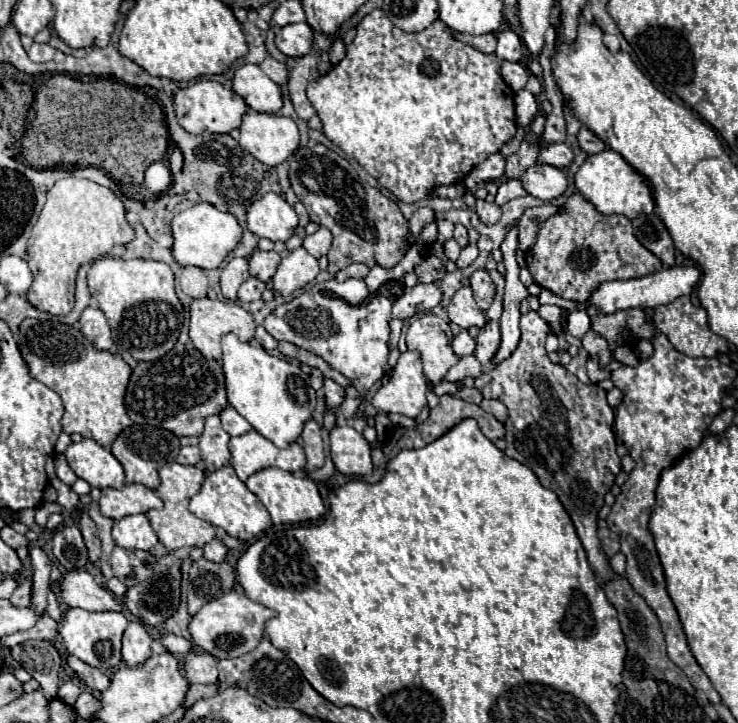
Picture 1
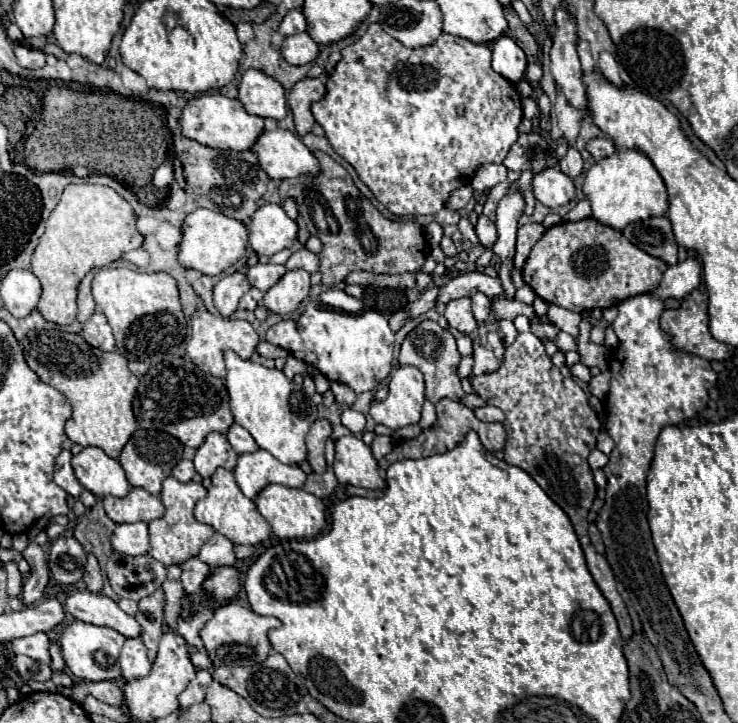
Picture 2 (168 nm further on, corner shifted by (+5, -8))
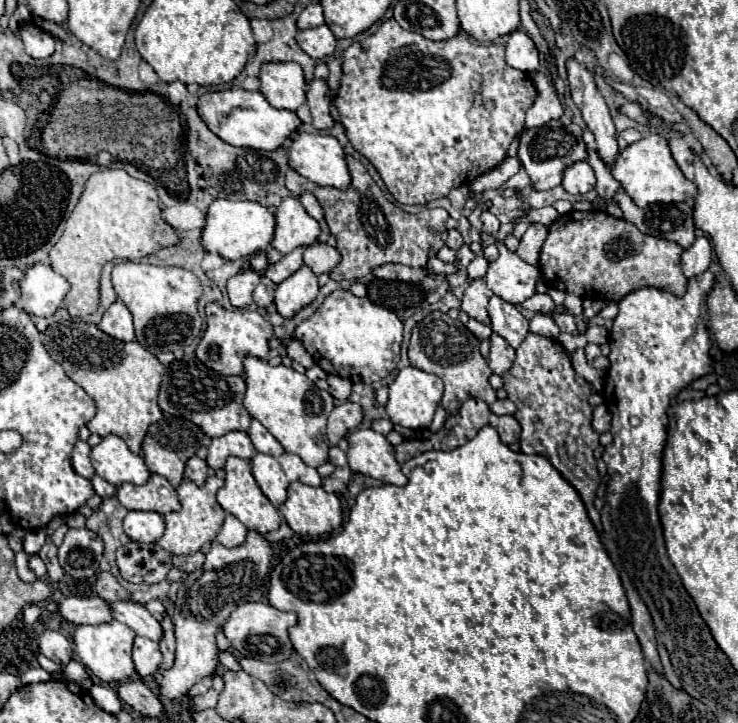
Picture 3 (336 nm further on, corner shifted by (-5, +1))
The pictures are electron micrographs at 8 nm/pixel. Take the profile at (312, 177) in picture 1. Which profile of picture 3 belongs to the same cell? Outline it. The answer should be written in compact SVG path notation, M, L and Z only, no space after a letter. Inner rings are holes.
M348 156L348 164L352 174L352 186L346 190L322 188L306 180L292 168L286 172L286 188L294 196L312 192L326 210L326 222L330 226L330 232L338 238L336 248L342 254L342 262L336 266L330 278L336 282L354 282L388 262L406 264L410 268L426 268L428 258L436 256L436 252L446 244L446 220L450 218L448 212L444 208L424 208L422 212L418 212L418 216L408 214L402 208L394 206L390 200L386 200L384 192L356 158Z

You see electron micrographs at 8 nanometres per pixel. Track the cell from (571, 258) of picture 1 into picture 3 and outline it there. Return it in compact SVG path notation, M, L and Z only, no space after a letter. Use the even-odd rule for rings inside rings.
M604 210L568 212L550 226L538 268L548 286L578 296L618 302L638 288L658 288L680 298L688 286L680 266L682 252L680 244L642 234L634 224L612 218Z

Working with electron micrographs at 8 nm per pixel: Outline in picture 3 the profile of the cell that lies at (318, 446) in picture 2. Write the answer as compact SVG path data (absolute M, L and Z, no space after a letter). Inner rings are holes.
M344 402L344 404L336 406L328 418L328 428L326 428L330 446L336 446L348 432L358 428L362 418L364 418L362 406L358 406L354 402Z

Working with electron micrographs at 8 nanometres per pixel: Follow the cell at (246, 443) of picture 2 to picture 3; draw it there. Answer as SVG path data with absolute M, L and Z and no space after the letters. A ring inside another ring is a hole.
M252 420L250 428L248 428L248 436L250 436L250 440L252 440L252 444L256 446L258 452L270 454L270 456L280 456L280 454L284 454L282 444L280 444L258 420Z

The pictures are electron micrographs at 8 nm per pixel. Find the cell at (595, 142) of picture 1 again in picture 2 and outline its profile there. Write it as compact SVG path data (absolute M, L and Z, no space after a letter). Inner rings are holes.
M594 137L592 141L588 141L586 145L586 151L594 157L594 159L602 159L602 157L608 157L616 151L616 147L612 145L612 141L608 137Z

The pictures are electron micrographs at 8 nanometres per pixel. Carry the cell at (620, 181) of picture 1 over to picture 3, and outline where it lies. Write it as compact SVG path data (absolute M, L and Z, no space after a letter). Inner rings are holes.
M650 132L642 140L622 150L614 168L610 168L610 172L640 208L654 202L686 202L698 194L696 184L682 174L680 166L672 158L666 136L658 132Z

